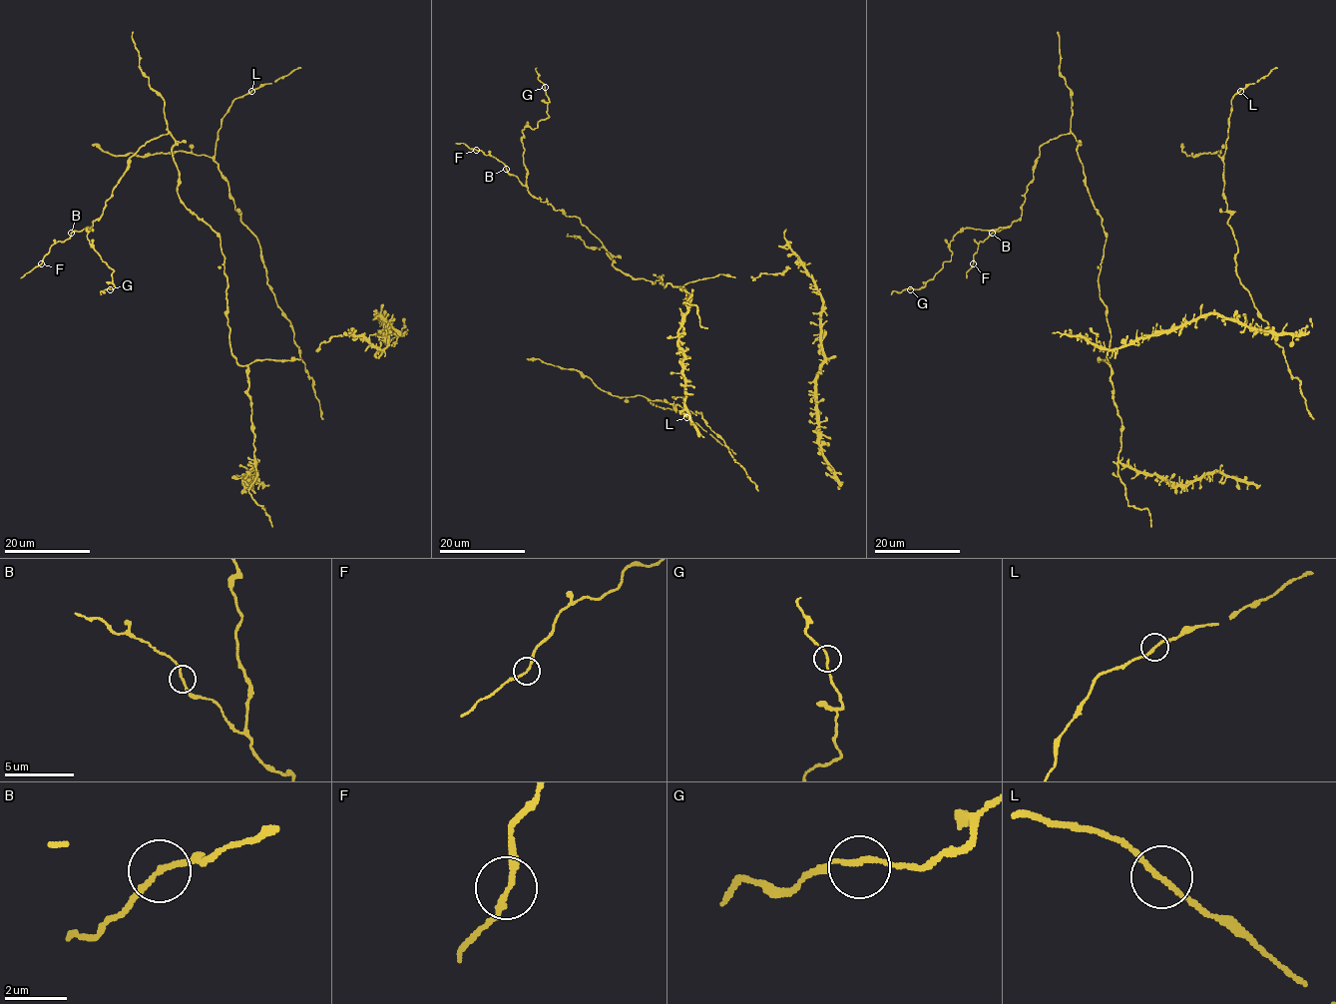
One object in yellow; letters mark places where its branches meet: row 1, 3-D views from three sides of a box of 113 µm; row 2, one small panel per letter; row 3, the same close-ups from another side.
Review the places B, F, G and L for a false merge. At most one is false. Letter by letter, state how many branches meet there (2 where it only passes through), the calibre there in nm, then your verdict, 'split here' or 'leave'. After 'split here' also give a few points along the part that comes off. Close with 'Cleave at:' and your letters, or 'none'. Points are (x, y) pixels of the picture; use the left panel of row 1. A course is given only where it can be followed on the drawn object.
B: 2 | 160 nm | leave
F: 2 | 160 nm | leave
G: 2 | 150 nm | leave
L: 2 | 160 nm | leave
Cleave at: none

